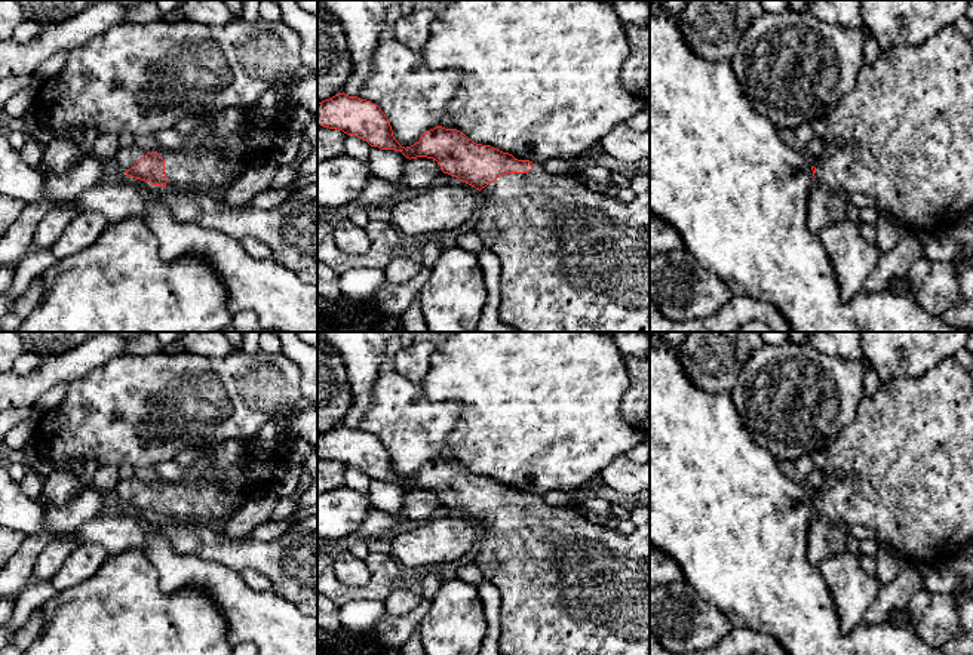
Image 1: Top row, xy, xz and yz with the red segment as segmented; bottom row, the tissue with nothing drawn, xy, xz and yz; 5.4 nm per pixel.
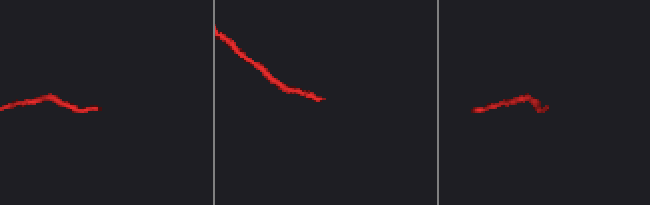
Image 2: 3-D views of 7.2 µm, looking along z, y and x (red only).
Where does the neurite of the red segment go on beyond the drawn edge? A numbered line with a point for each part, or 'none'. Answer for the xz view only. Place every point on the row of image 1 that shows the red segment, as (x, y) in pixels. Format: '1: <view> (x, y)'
1: xz (573, 260)

